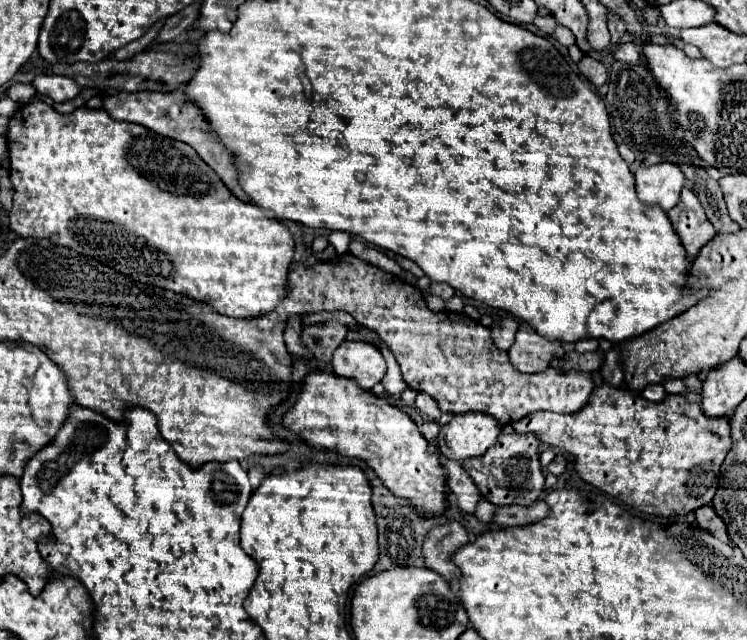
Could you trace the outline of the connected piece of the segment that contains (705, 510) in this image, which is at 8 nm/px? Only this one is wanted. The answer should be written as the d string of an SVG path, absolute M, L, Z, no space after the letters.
M704 505L704 507L696 509L694 515L696 515L696 527L700 527L702 531L708 531L710 535L716 535L716 539L720 539L724 543L730 543L726 525L720 521L720 517L716 515L716 511L712 507Z

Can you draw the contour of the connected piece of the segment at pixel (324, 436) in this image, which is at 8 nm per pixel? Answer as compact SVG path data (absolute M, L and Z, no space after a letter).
M324 371L306 375L296 405L284 417L284 429L300 435L314 447L336 451L340 457L366 461L384 487L396 497L408 499L420 517L438 517L448 509L448 473L440 465L436 447L422 437L416 423L404 411L382 397L358 389L352 379Z

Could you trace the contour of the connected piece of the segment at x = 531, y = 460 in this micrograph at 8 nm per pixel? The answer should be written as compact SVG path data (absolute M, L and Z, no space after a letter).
M500 433L500 439L484 457L466 459L462 465L468 471L468 475L478 485L482 497L494 505L522 505L528 507L534 501L540 499L544 491L544 473L538 461L538 447L540 441L536 435L504 435Z

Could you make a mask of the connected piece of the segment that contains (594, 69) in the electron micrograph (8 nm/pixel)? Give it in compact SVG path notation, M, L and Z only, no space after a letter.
M584 55L584 59L578 63L578 69L580 69L580 73L582 73L584 77L588 77L596 87L600 87L600 85L606 81L606 77L608 77L608 71L606 71L604 63L600 63L600 61L596 61L596 59L588 57L588 55Z

